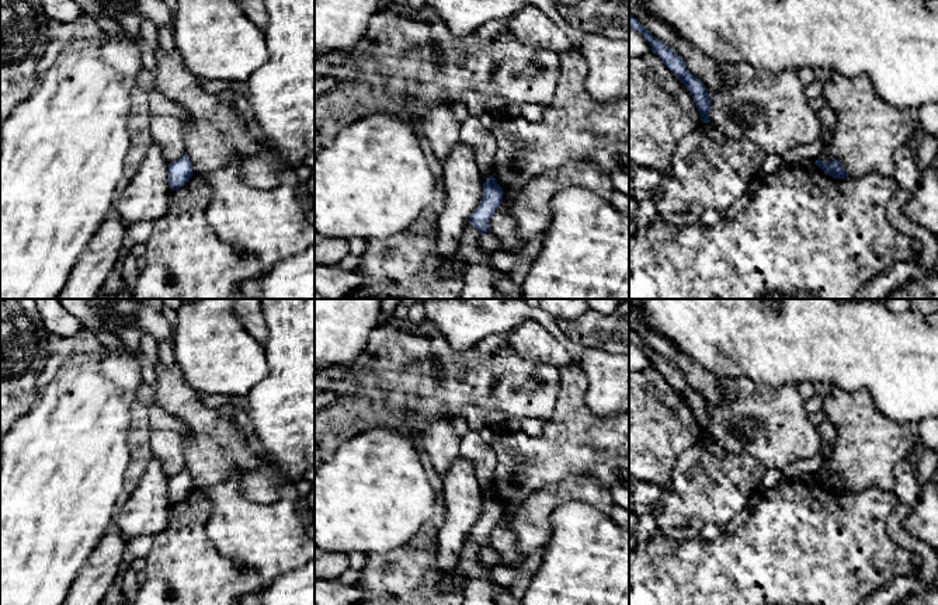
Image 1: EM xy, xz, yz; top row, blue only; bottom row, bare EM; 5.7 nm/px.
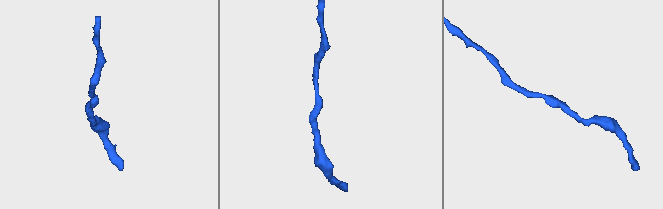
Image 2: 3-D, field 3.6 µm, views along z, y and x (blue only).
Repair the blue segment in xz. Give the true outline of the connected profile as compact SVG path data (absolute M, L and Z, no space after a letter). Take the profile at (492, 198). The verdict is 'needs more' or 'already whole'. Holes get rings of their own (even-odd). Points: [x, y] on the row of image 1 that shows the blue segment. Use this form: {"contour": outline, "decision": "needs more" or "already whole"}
{"contour": "M490 175L483 182L483 198L480 205L470 215L470 225L479 234L490 230L489 219L496 213L503 202L503 188L497 184L496 178Z", "decision": "already whole"}

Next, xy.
{"contour": "M187 154L169 164L169 185L170 190L181 188L194 174L192 163Z", "decision": "already whole"}

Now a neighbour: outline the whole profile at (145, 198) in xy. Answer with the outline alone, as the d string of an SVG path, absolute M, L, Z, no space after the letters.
M153 143L129 184L118 192L112 212L126 226L159 220L171 206L167 199L170 191L169 164L160 147Z

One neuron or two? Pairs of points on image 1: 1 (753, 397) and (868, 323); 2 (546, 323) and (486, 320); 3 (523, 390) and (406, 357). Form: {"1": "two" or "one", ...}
{"1": "two", "2": "one", "3": "one"}

